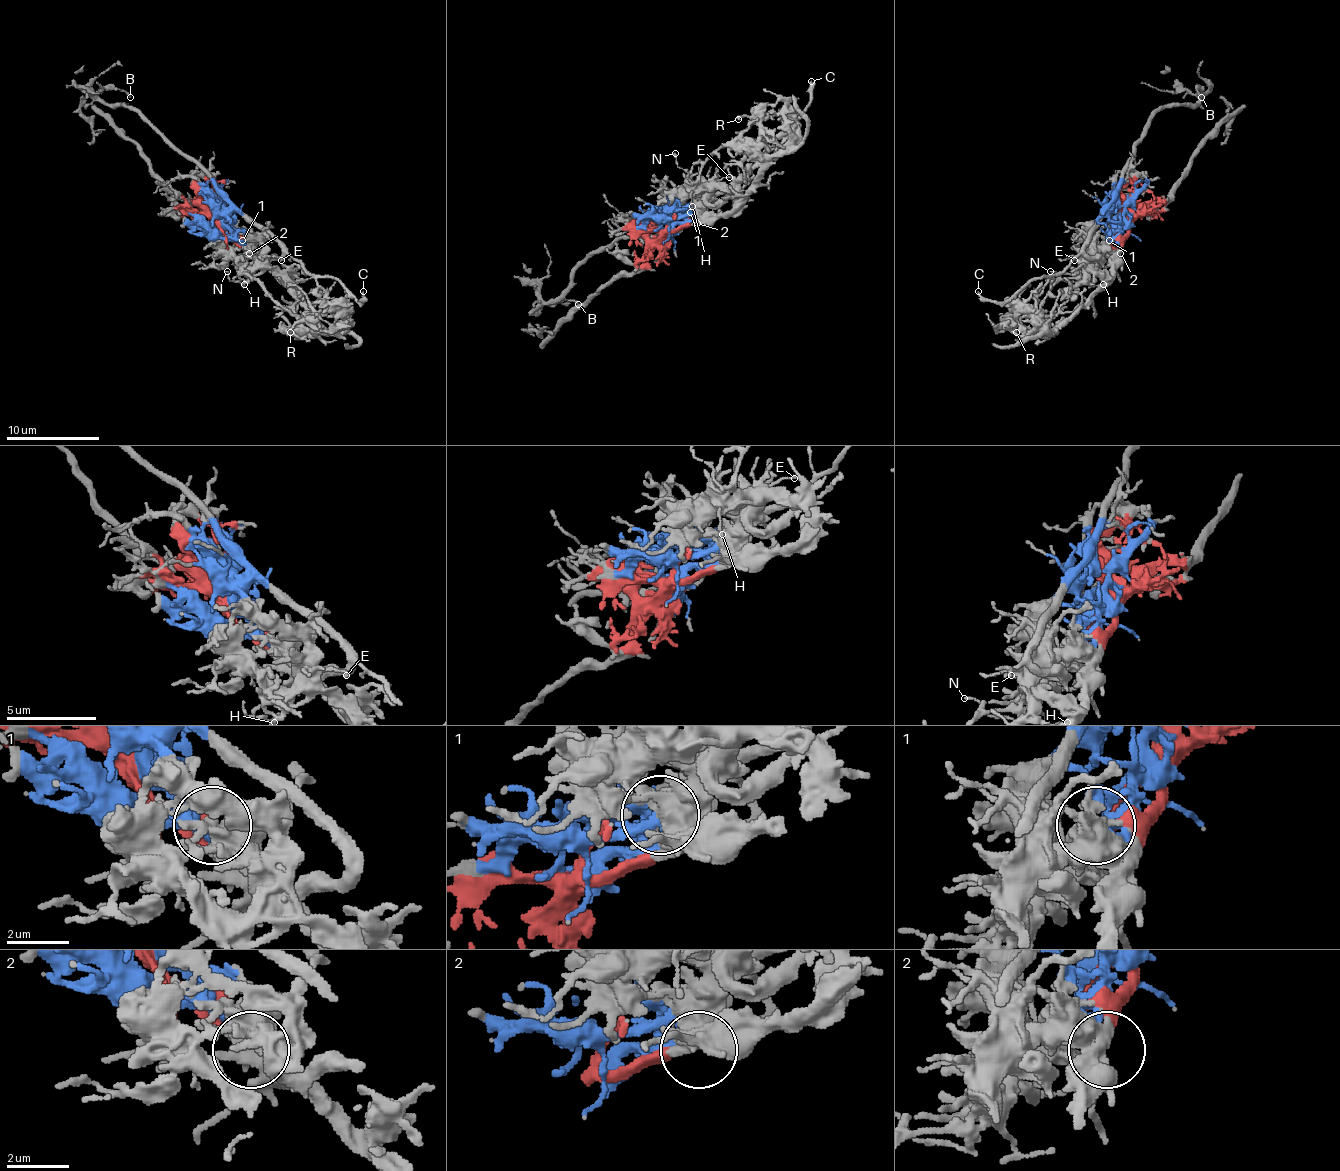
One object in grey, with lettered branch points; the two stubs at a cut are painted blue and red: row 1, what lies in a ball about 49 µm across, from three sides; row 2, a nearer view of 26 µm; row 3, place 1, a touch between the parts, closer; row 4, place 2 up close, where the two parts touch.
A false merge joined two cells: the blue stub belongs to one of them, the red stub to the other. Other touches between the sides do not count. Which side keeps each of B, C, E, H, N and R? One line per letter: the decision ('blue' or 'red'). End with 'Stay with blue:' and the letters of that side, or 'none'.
B: blue
C: blue
E: blue
H: blue
N: blue
R: red
Stay with blue: B, C, E, H, N

